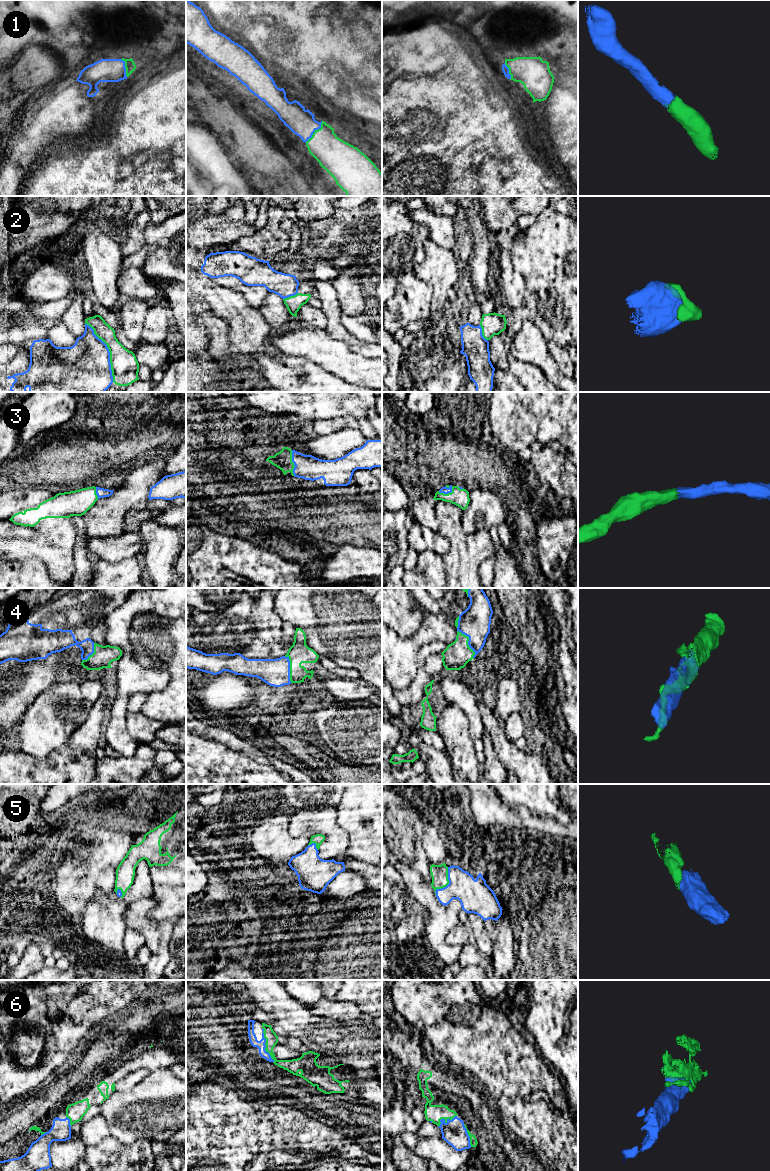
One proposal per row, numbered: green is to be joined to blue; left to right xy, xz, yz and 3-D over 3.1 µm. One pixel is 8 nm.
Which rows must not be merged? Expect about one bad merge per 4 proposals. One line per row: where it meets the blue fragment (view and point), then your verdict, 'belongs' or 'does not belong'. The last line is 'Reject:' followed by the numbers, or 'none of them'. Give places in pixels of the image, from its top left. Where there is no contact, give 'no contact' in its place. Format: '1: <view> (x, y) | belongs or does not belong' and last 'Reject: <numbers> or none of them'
1: xz (314, 131) | belongs
2: xy (109, 352) | does not belong
3: xz (293, 462) | belongs
4: yz (468, 642) | belongs
5: yz (449, 883) | belongs
6: xz (265, 1045) | belongs
Reject: 2

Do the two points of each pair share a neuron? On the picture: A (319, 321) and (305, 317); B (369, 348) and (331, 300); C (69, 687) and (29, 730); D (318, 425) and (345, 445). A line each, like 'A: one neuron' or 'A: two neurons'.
A: one neuron
B: one neuron
C: one neuron
D: two neurons

